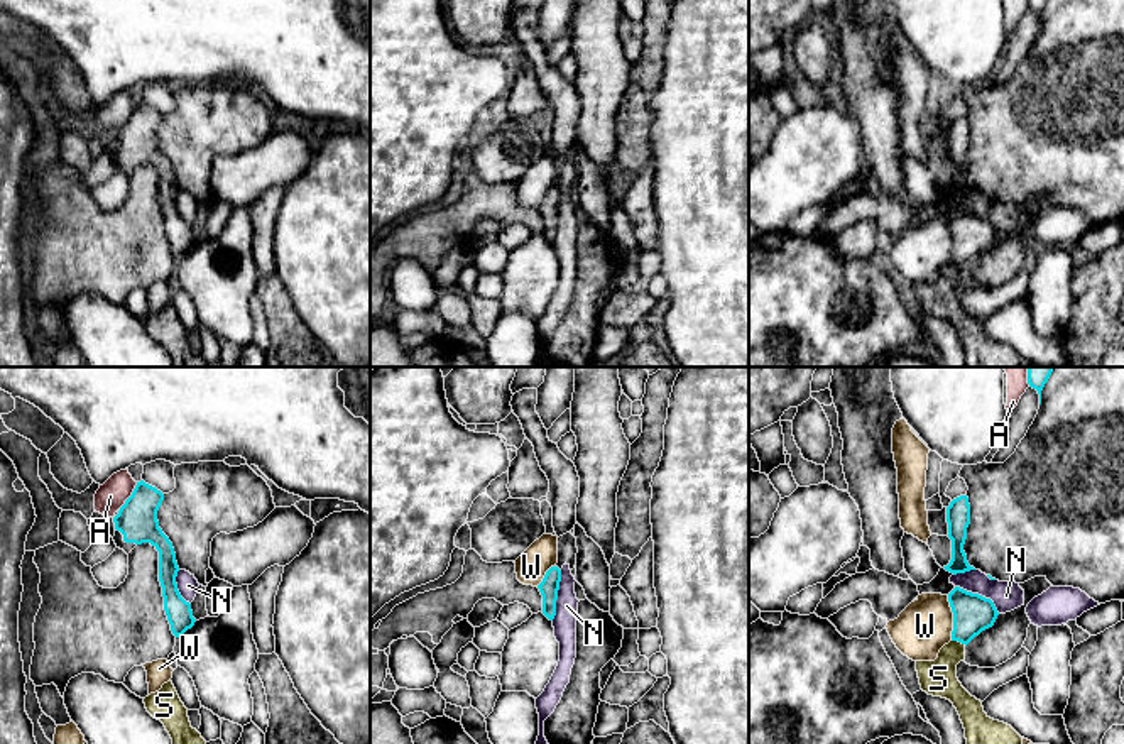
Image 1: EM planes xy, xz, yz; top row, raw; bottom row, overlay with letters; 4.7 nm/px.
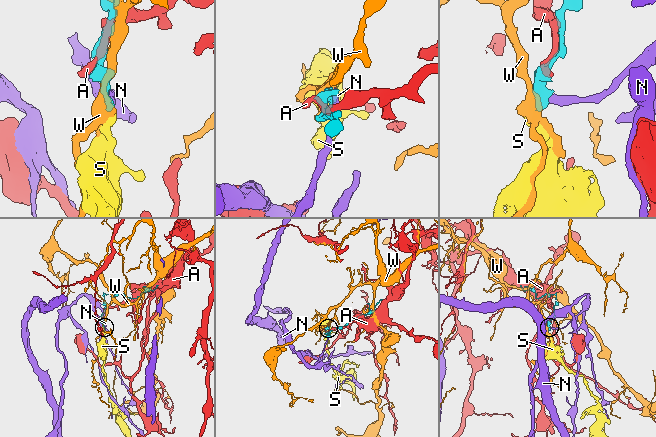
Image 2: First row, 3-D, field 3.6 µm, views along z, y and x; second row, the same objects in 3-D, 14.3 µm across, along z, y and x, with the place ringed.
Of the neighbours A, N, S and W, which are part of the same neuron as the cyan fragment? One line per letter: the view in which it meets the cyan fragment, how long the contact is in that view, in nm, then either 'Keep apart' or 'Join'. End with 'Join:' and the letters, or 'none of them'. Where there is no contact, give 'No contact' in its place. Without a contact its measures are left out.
A: Touches cyan in xy. Shared border 170 nm. Keep apart
N: Touches cyan in xz. Shared border 240 nm. Keep apart
S: Touches cyan in yz. Shared border 80 nm. Join
W: Touches cyan in yz. Shared border 220 nm. Keep apart
Join: S

